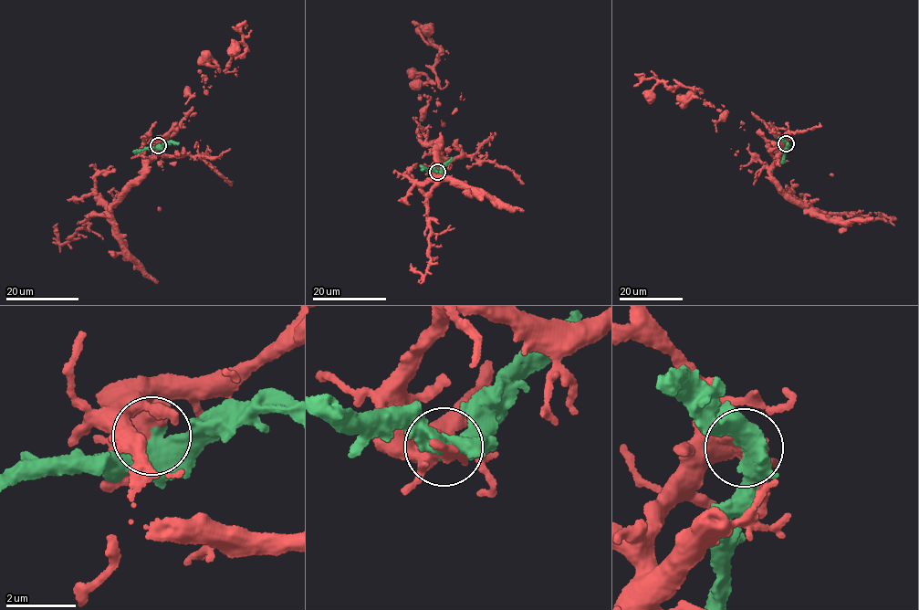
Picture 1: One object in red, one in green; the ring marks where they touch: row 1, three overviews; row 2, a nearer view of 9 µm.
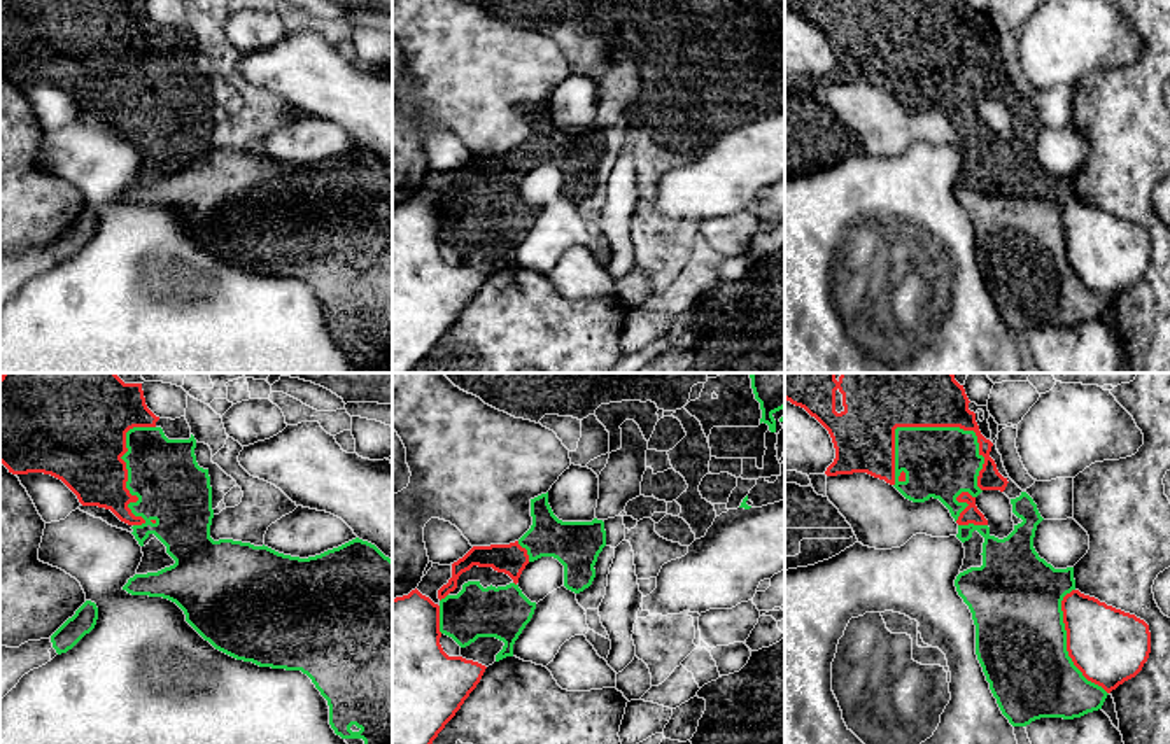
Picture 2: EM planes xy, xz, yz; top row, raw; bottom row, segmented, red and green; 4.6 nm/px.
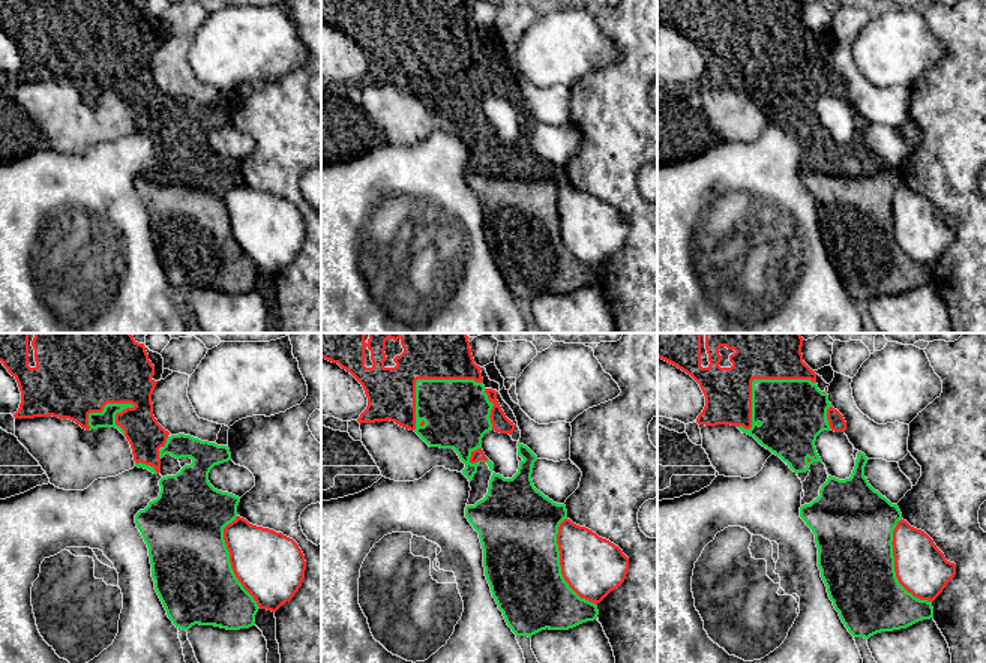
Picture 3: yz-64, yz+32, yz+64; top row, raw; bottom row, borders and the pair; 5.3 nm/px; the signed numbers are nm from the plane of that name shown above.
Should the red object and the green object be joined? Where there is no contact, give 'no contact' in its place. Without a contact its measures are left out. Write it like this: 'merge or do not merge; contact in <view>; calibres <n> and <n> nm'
do not merge; contact in yz; calibres 160 and 320 nm

